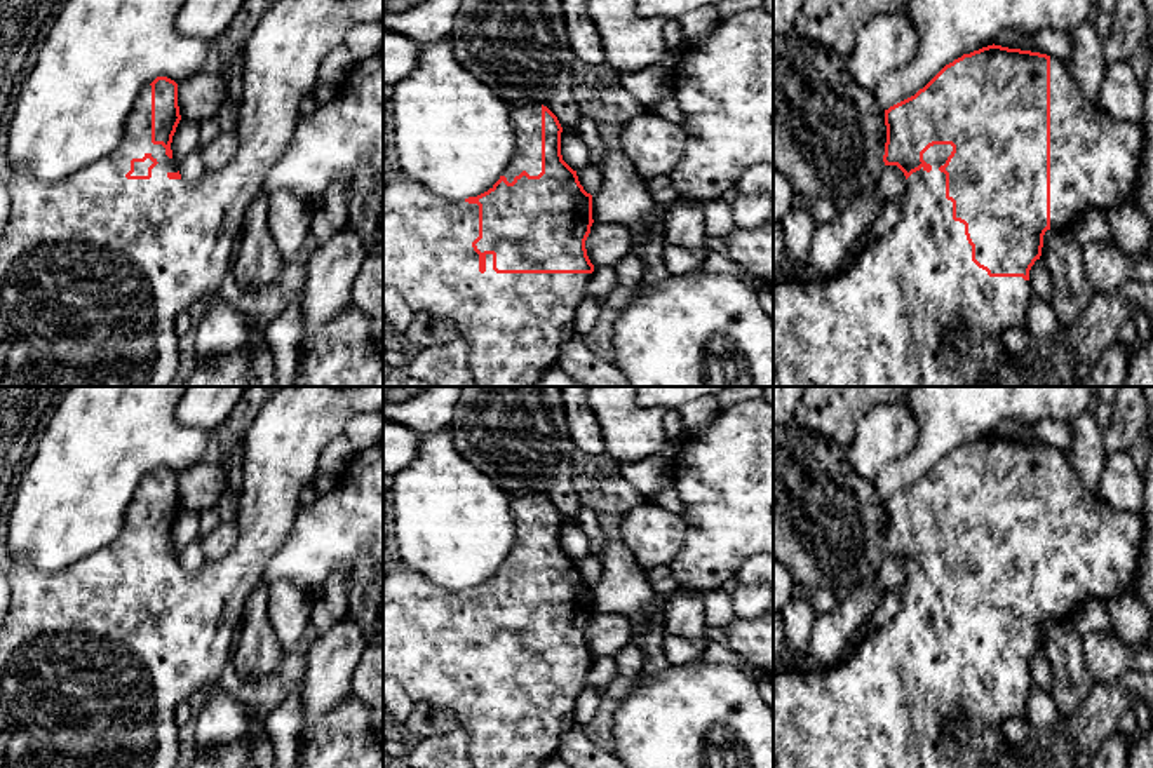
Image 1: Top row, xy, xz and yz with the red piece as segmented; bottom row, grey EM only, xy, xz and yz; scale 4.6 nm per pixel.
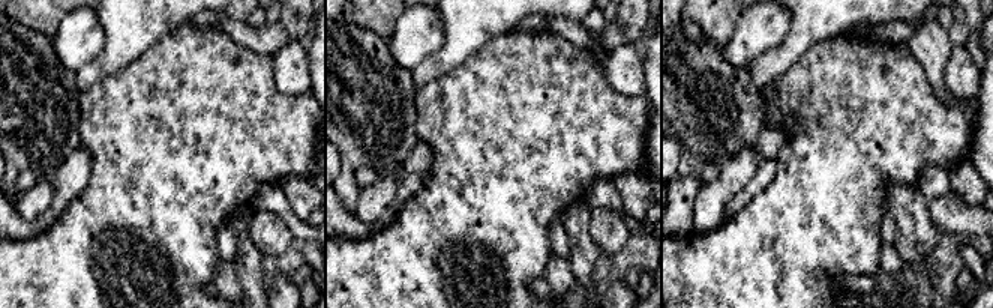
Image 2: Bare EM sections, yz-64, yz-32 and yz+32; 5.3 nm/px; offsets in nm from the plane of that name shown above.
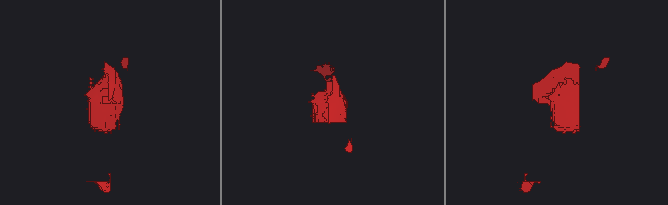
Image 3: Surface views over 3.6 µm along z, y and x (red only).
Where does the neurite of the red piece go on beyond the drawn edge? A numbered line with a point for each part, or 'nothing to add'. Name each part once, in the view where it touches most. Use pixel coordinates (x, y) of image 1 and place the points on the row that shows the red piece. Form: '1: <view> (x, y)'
1: yz (913, 309)

